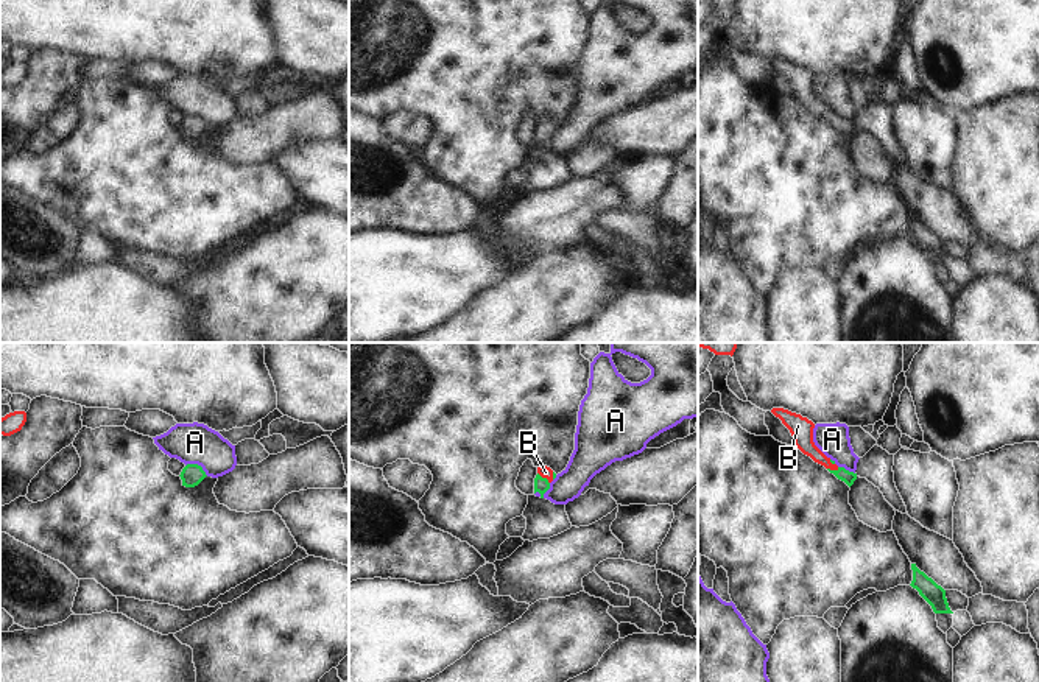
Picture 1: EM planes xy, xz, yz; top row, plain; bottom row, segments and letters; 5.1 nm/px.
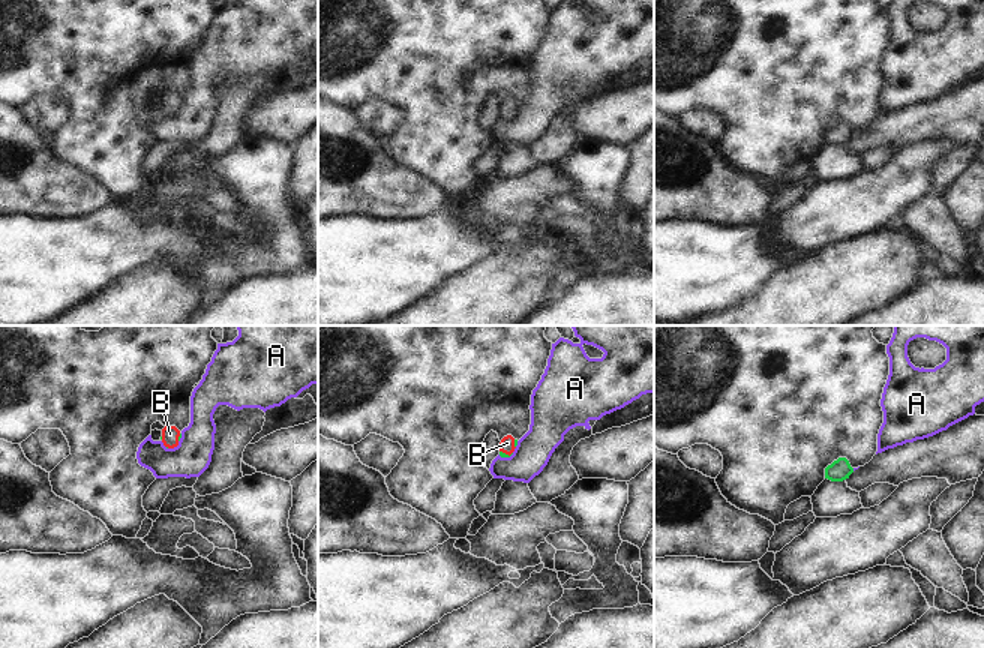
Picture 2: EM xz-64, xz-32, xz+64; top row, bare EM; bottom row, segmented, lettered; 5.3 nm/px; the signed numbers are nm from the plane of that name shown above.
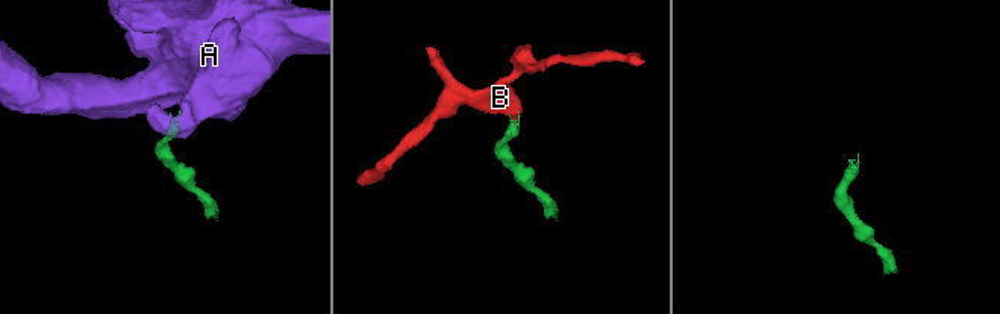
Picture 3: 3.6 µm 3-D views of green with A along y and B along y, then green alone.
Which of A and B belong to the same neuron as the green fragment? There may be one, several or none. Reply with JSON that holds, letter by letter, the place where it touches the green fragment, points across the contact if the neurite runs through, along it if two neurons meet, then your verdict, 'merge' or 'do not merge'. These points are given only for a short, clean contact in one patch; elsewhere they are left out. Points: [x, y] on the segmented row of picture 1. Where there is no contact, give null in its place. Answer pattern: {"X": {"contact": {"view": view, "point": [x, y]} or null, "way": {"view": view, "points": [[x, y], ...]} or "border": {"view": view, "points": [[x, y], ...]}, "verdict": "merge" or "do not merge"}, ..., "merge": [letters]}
{"A": {"contact": {"view": "xy", "point": [197, 464]}, "border": {"view": "xy", "points": [[186, 464], [198, 464], [207, 475]]}, "verdict": "do not merge"}, "B": {"contact": {"view": "xz", "point": [544, 478]}, "way": {"view": "xz", "points": [[541, 485], [544, 478], [545, 472]]}, "verdict": "merge"}, "merge": ["B"]}

